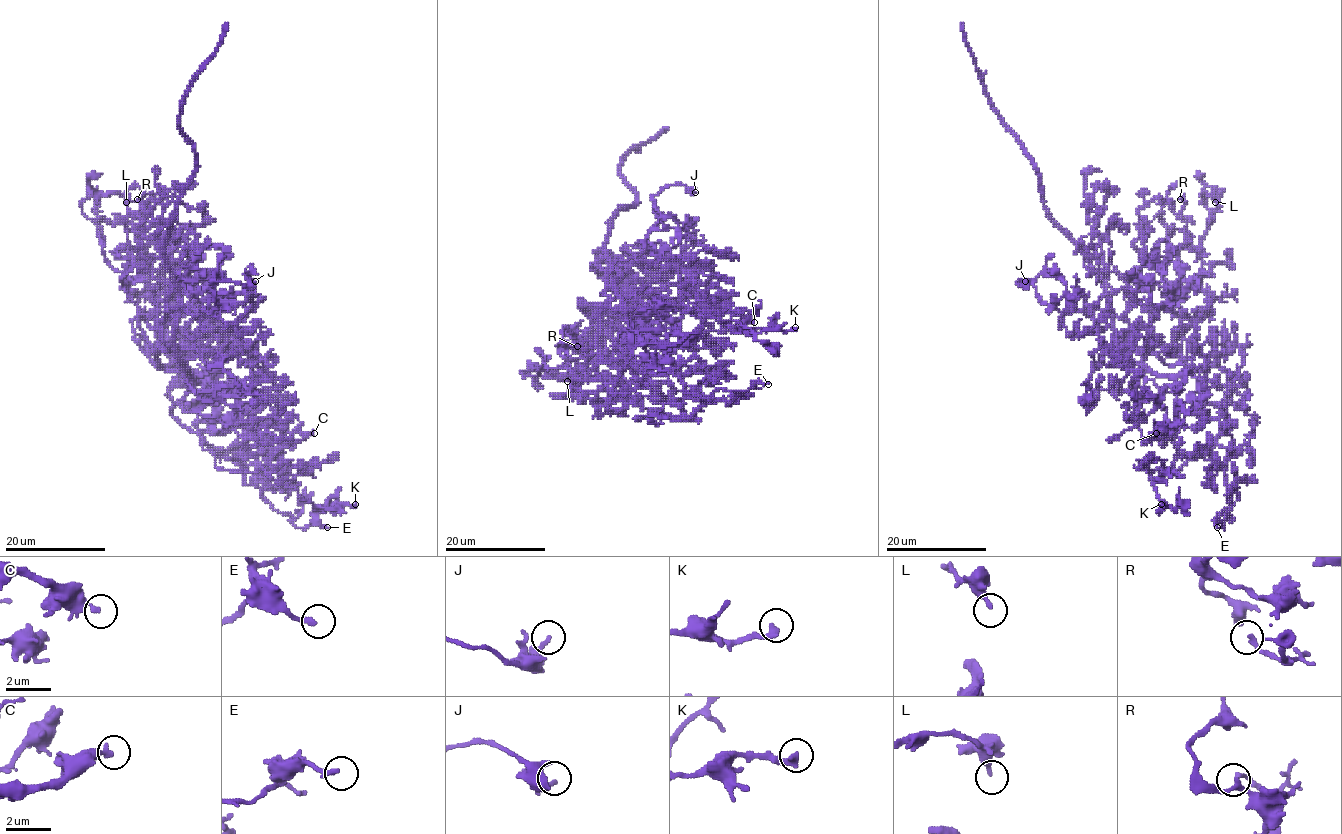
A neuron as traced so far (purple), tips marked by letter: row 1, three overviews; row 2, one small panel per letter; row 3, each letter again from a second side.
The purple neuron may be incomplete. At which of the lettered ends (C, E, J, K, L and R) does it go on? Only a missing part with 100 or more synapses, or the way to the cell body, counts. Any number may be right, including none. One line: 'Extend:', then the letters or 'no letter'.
Extend: no letter

